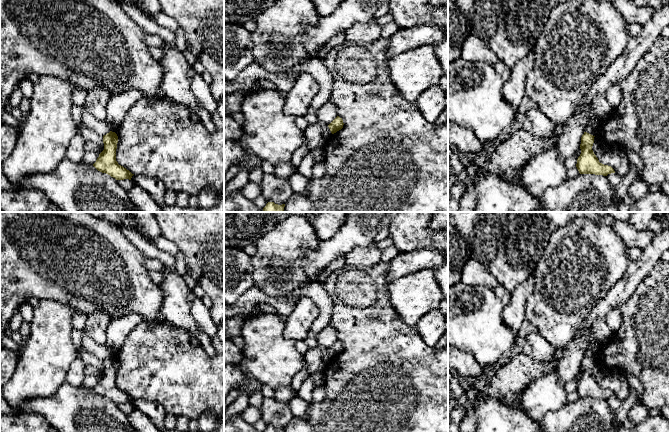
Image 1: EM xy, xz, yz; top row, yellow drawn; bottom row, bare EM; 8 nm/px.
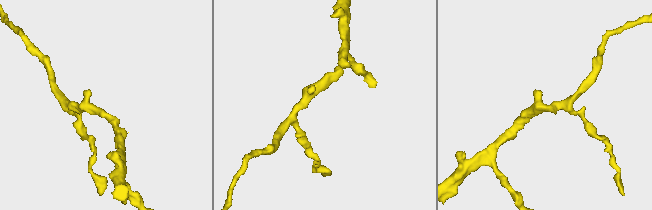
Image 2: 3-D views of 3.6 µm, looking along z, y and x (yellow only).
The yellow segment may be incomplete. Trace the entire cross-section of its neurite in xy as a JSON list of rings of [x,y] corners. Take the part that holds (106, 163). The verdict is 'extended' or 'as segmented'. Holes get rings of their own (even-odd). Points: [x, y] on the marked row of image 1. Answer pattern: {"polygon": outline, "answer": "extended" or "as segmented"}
{"polygon": [[[110,131],[103,136],[104,150],[99,154],[93,166],[100,172],[106,173],[116,180],[131,180],[132,174],[129,170],[119,165],[116,161],[116,149],[118,136]]], "answer": "as segmented"}

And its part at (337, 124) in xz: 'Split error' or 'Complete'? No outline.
Complete

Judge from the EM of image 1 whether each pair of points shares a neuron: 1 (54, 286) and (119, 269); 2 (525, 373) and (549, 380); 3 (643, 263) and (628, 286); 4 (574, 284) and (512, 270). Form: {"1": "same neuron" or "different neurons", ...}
{"1": "same neuron", "2": "different neurons", "3": "same neuron", "4": "different neurons"}

